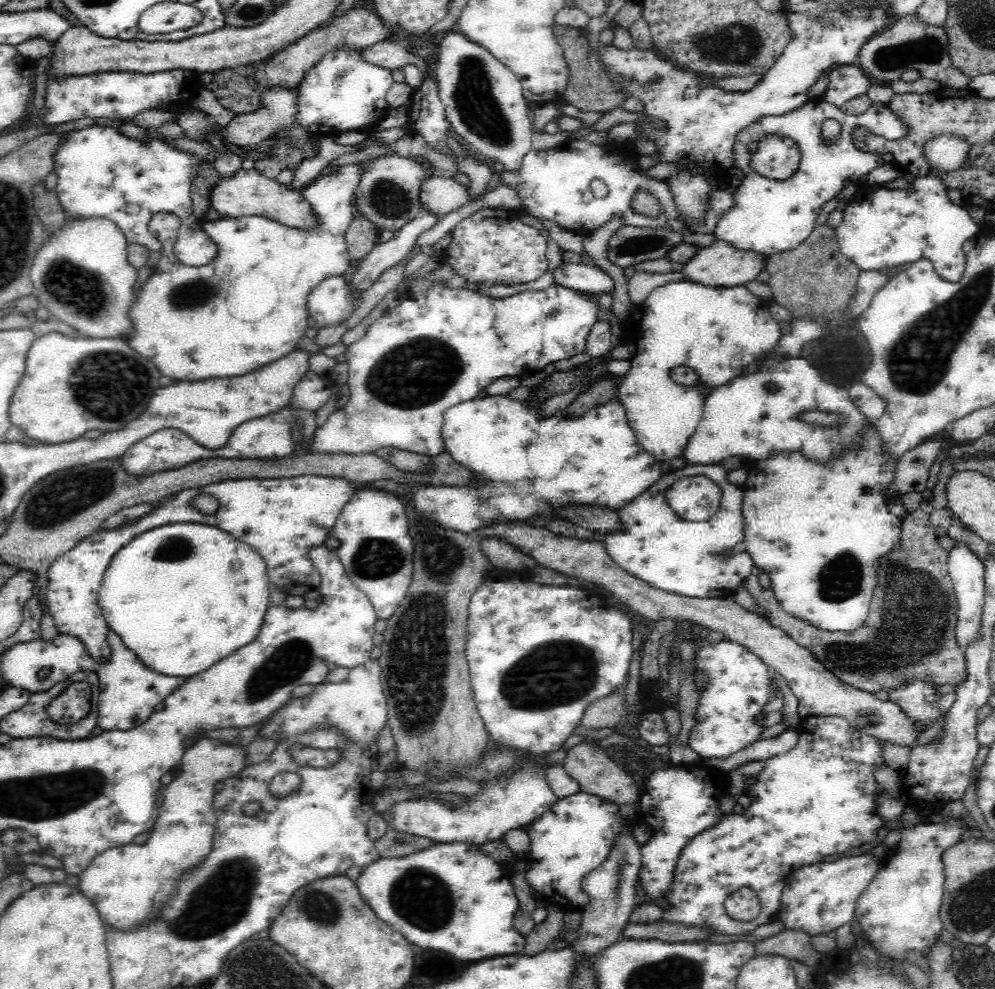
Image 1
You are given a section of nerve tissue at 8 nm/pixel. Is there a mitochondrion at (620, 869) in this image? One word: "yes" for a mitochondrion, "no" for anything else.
yes

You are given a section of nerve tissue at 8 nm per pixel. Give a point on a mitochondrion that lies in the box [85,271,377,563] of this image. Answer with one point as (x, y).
(193, 293)

